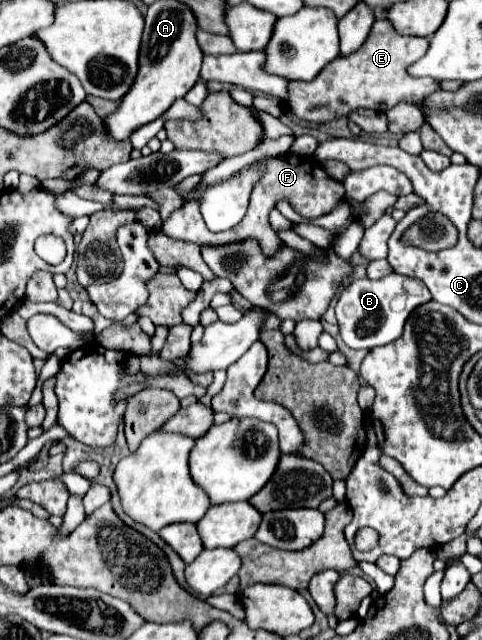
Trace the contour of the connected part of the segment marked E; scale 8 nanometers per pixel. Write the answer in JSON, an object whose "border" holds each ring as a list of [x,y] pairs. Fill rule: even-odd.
{"border":[[[377,20],[371,28],[367,42],[349,56],[339,56],[329,62],[315,80],[289,82],[289,106],[293,114],[307,122],[329,122],[339,116],[347,116],[355,108],[373,108],[387,112],[399,102],[419,102],[425,96],[437,92],[441,82],[415,78],[407,74],[407,68],[417,62],[429,48],[427,38],[401,36],[389,20]]]}

